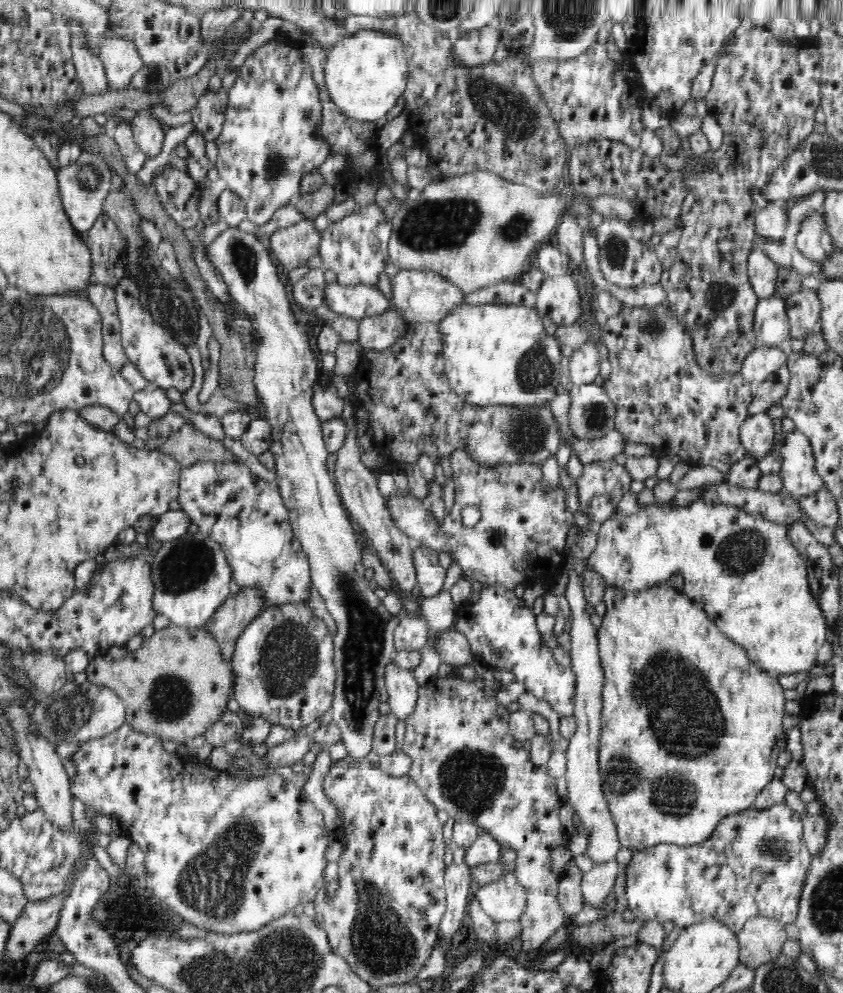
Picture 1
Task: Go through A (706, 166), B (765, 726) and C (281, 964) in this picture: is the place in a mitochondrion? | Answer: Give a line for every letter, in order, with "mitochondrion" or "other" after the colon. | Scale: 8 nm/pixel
A: other
B: other
C: mitochondrion

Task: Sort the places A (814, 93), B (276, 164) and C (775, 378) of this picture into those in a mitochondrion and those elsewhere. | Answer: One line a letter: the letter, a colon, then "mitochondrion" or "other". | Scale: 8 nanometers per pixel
A: other
B: mitochondrion
C: other

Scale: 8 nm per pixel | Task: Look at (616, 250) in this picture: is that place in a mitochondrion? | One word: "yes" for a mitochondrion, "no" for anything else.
yes

